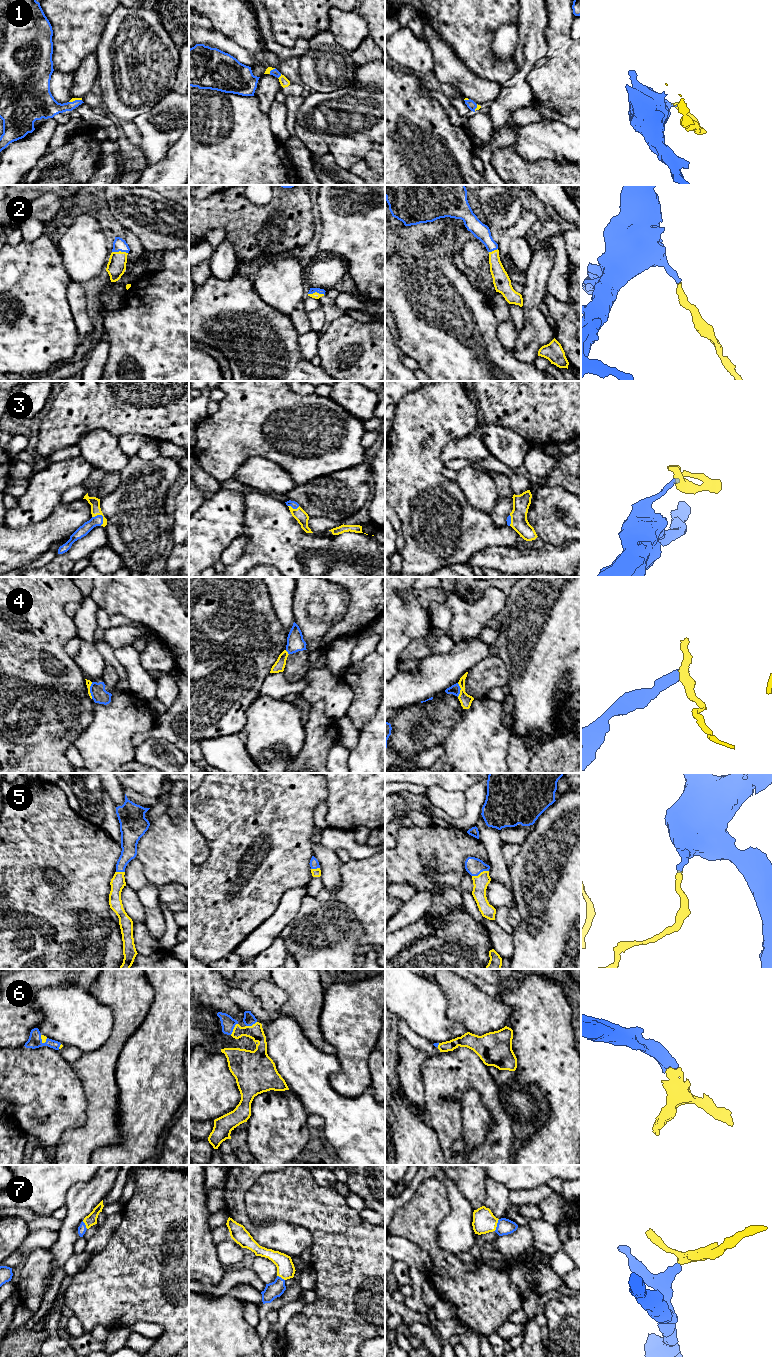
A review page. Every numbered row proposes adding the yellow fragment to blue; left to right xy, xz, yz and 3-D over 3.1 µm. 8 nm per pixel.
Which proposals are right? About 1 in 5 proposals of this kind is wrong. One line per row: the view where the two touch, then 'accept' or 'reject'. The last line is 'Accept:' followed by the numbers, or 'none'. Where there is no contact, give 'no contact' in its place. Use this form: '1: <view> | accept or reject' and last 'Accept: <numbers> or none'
1: xz | accept
2: xz | accept
3: xy | accept
4: xy | reject
5: yz | accept
6: xz | accept
7: yz | accept
Accept: 1, 2, 3, 5, 6, 7

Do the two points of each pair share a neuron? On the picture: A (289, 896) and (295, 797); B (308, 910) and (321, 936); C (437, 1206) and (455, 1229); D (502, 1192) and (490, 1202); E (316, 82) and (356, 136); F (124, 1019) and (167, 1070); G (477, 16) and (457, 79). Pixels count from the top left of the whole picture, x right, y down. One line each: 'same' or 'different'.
A: different
B: same
C: different
D: same
E: different
F: different
G: different

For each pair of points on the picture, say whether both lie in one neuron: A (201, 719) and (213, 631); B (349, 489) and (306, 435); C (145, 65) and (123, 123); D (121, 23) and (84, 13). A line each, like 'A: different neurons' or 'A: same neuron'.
A: same neuron
B: different neurons
C: same neuron
D: different neurons

